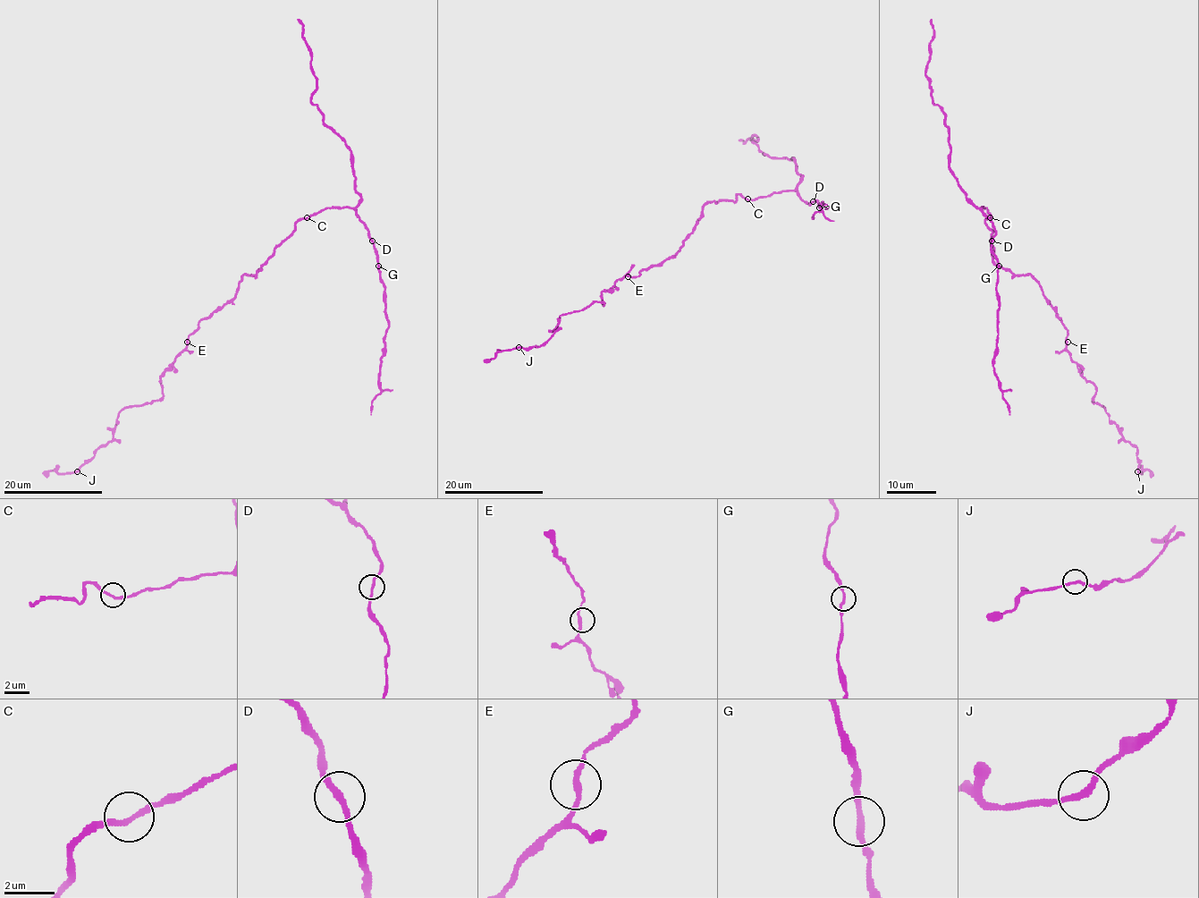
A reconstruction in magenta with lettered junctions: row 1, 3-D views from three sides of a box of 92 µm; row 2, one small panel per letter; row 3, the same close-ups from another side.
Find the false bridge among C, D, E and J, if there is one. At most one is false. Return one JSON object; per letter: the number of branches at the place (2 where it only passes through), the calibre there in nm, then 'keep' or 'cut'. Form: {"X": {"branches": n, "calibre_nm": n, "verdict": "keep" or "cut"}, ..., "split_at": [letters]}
{"C": {"branches": 2, "calibre_nm": 200, "verdict": "keep"}, "D": {"branches": 2, "calibre_nm": 200, "verdict": "keep"}, "E": {"branches": 2, "calibre_nm": 220, "verdict": "keep"}, "J": {"branches": 2, "calibre_nm": 220, "verdict": "keep"}, "split_at": []}

